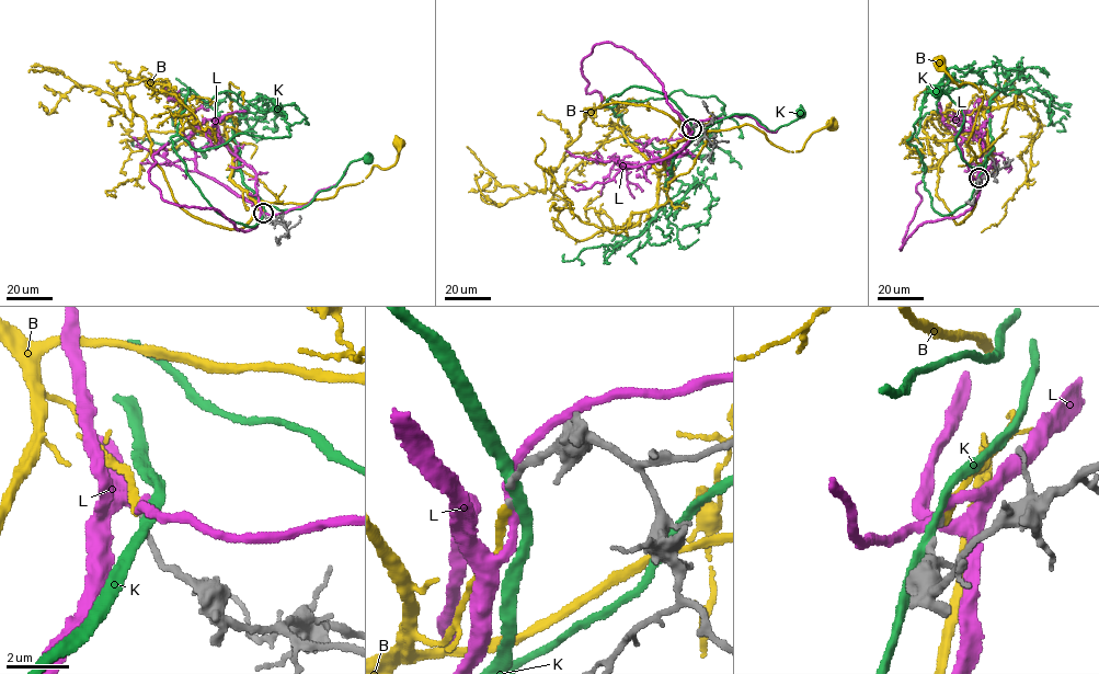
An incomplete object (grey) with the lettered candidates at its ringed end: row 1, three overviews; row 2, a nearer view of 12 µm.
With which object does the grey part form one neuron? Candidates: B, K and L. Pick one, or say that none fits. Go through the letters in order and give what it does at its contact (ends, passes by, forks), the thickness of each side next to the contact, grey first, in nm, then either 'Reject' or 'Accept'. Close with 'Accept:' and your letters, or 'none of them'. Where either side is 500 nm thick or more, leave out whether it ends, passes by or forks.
B: It ends there. Thickness 140 nm (grey) against 200 nm. Accept
K: It passes by. Thickness 140 nm (grey) against 280 nm. Reject
L: It passes by. Thickness 140 nm (grey) against 240 nm. Reject
Accept: B

